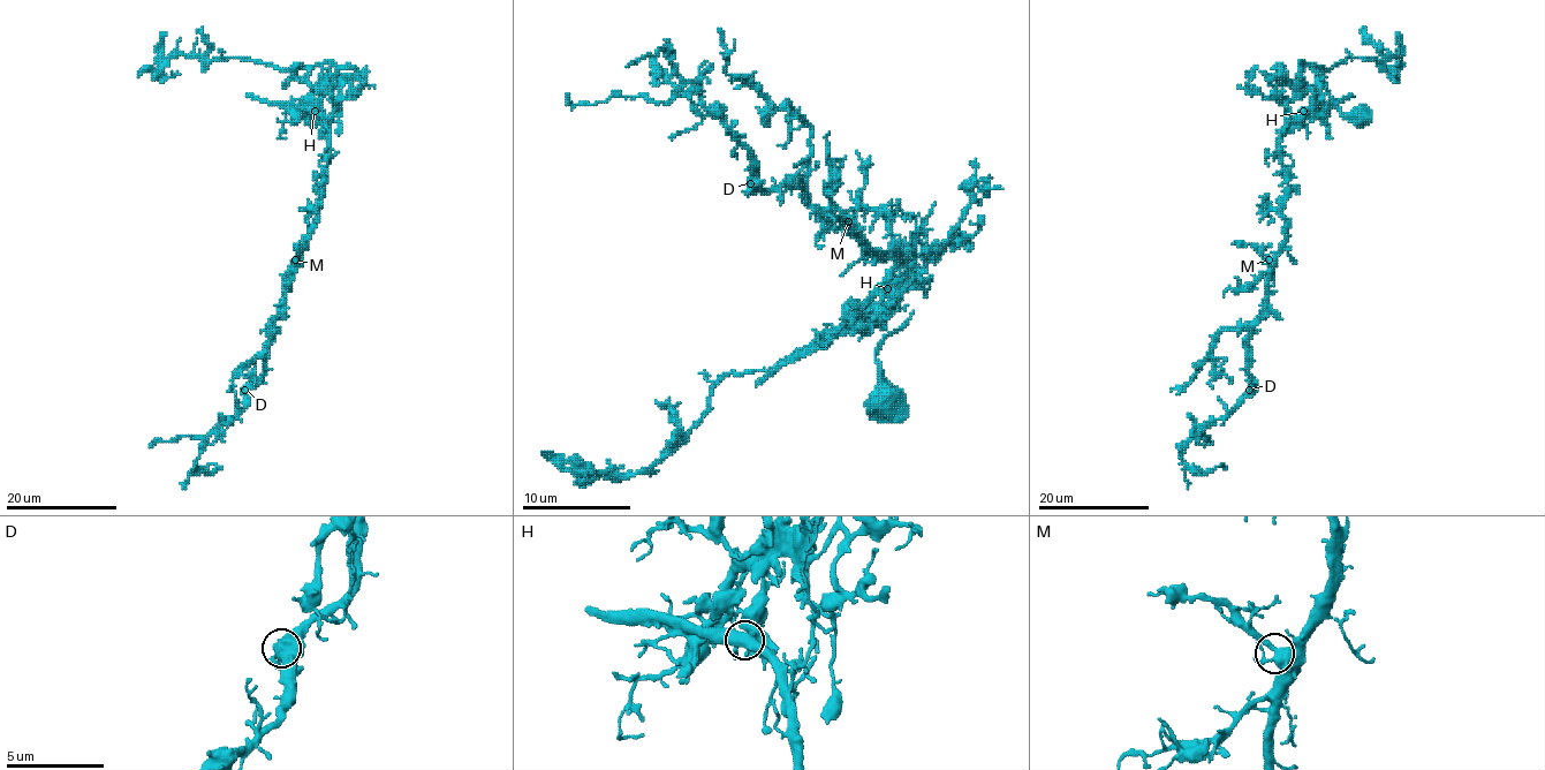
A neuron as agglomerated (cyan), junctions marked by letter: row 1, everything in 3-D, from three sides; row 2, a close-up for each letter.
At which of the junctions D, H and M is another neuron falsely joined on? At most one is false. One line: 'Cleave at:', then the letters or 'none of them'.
Cleave at: H

